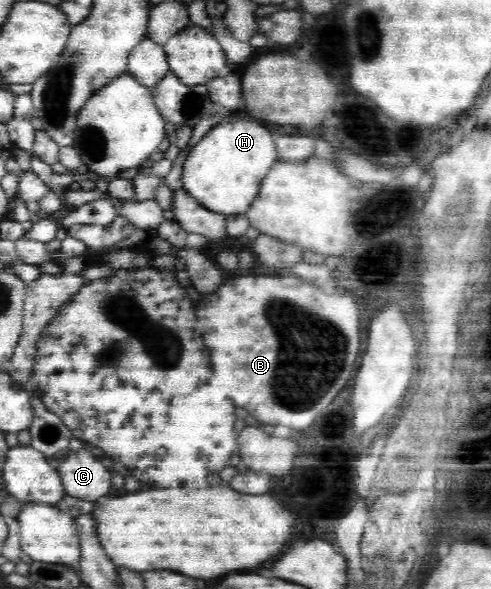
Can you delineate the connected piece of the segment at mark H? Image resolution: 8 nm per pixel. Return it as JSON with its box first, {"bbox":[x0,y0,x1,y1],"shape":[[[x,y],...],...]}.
{"bbox":[183,117,279,217],"shape":[[[250,117],[232,122],[224,118],[189,150],[183,164],[183,188],[195,201],[226,217],[245,215],[262,180],[279,160],[272,133],[260,123]]]}

